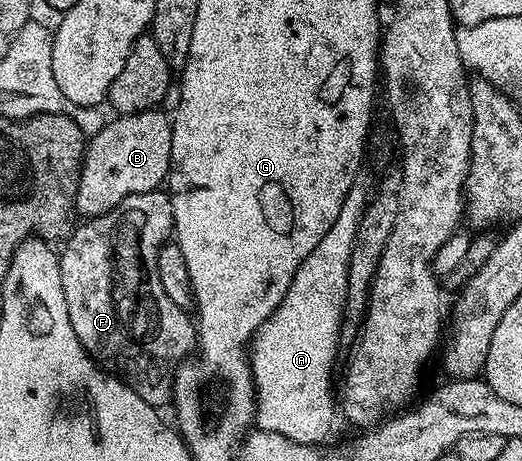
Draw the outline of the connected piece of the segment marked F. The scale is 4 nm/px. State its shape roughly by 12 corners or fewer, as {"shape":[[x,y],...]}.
{"shape":[[163,189],[131,194],[59,251],[74,336],[167,407],[197,323],[166,296]]}

